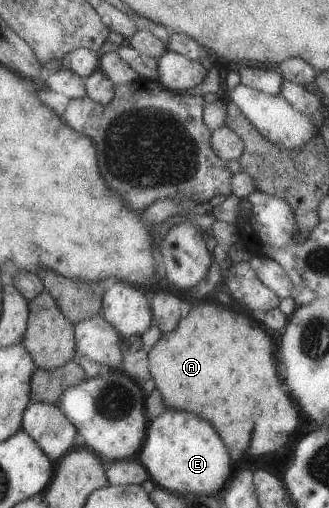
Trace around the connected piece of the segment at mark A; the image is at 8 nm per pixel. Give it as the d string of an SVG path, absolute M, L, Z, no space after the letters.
M205 302L188 307L176 329L164 332L149 350L149 370L156 389L160 391L166 408L190 411L210 421L229 451L244 451L252 457L278 453L280 447L288 445L290 435L300 425L300 409L282 387L276 371L272 339L254 319L232 311L227 305Z

